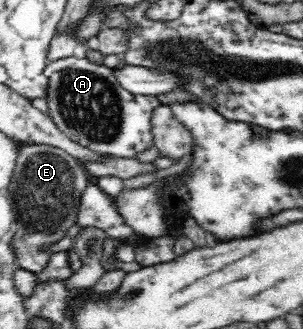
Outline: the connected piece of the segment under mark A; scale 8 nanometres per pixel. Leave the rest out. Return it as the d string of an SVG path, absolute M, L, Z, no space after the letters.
M61 58L48 63L44 74L48 78L47 83L47 114L57 129L69 139L80 144L83 148L93 150L97 155L112 155L123 159L133 159L137 153L144 152L153 146L151 135L151 120L153 110L159 104L155 96L135 95L127 92L118 84L113 76L112 69L104 65L98 66L88 59Z

